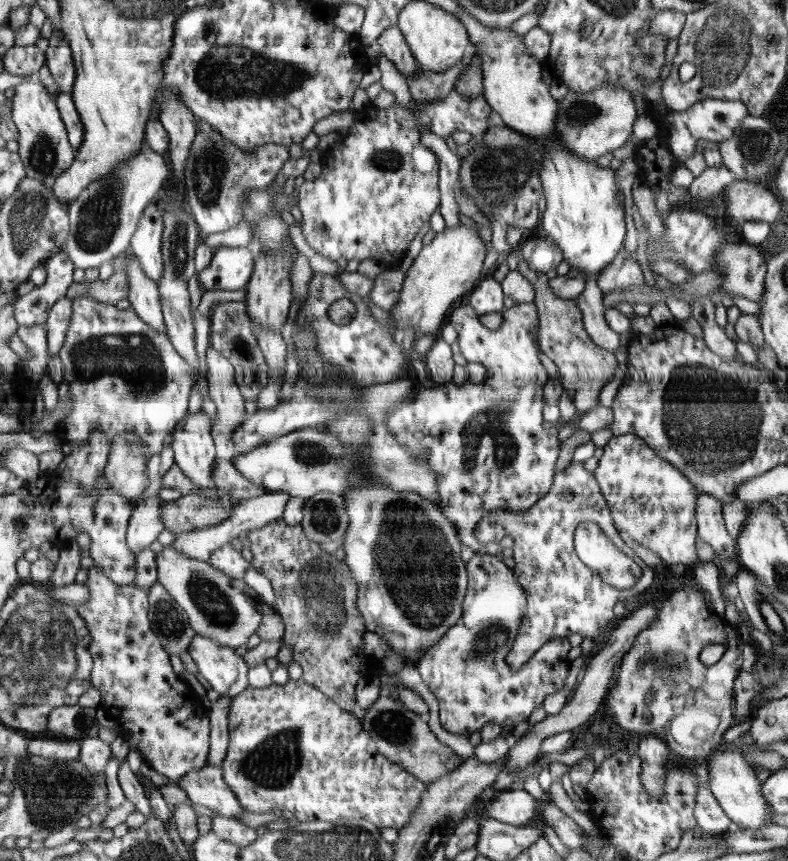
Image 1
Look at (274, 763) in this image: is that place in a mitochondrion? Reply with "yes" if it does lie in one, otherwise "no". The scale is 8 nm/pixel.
yes

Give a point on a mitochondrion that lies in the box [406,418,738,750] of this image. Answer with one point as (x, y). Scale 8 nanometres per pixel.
(490, 637)

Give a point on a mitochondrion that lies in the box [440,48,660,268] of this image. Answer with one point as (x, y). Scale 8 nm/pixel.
(498, 174)

